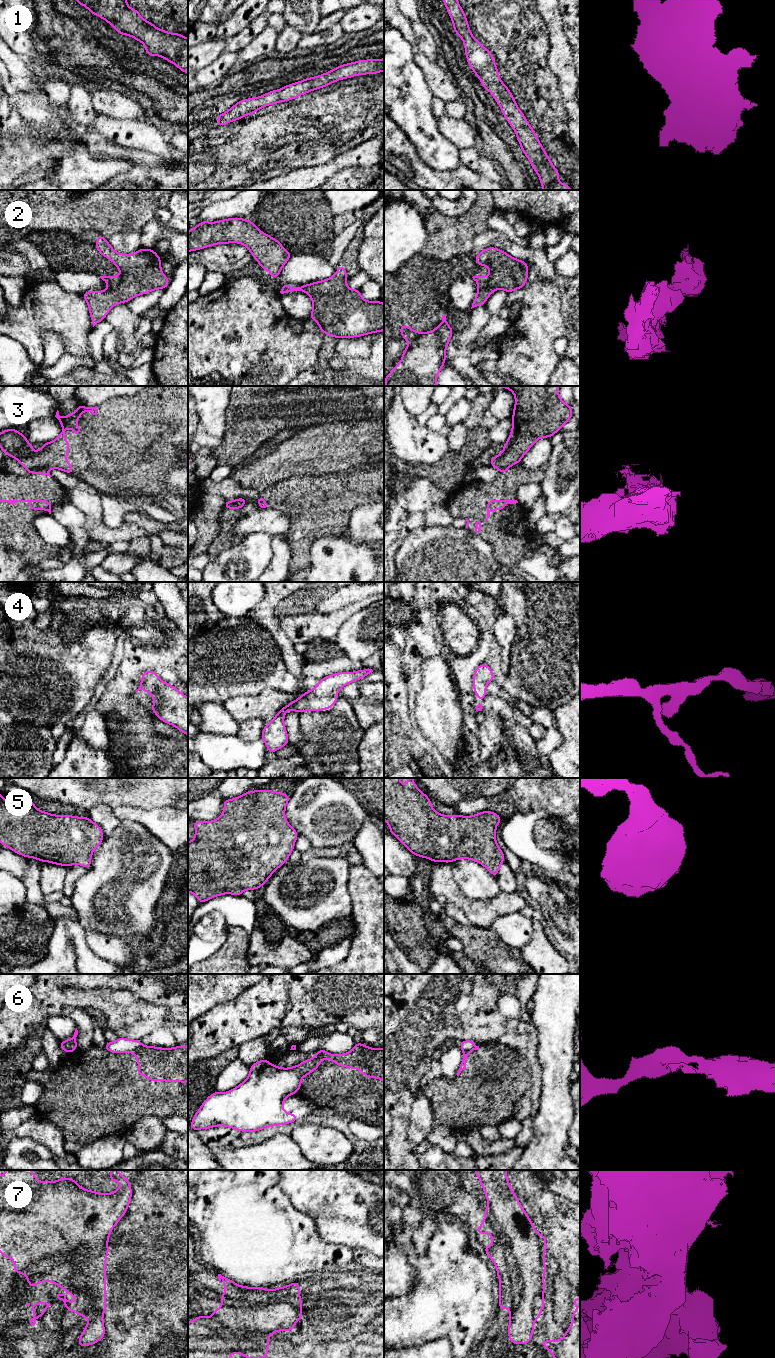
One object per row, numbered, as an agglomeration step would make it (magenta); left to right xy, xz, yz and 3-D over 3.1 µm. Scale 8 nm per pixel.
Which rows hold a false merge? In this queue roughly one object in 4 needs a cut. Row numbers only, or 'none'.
3, 6

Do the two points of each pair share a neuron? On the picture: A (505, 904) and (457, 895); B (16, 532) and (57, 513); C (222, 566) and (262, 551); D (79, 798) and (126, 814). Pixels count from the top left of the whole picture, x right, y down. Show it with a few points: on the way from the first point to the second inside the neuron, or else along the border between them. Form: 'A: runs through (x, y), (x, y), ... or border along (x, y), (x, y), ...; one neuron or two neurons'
A: runs through (493, 906), (469, 906); one neuron
B: border along (53, 506), (50, 514); two neurons
C: runs through (232, 566), (246, 561), (252, 555); one neuron
D: border along (136, 806), (116, 806), (113, 809); two neurons

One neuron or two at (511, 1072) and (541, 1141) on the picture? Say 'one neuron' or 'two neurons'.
two neurons

